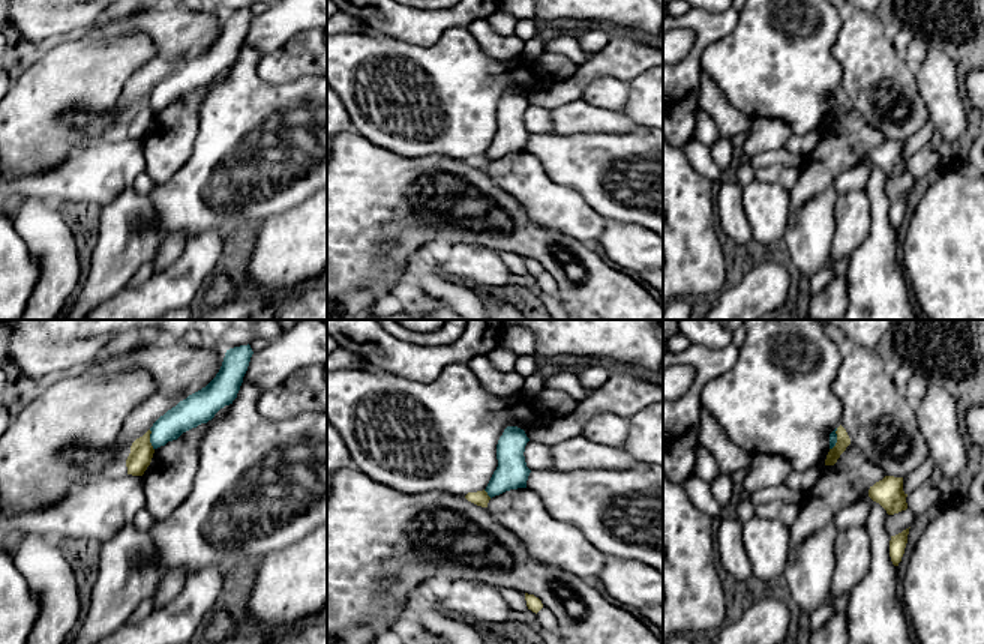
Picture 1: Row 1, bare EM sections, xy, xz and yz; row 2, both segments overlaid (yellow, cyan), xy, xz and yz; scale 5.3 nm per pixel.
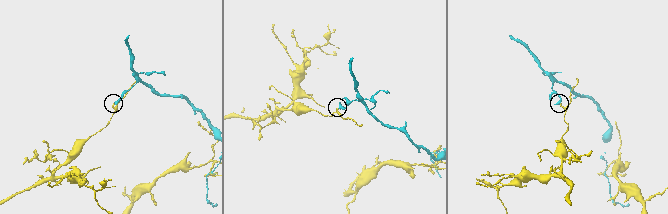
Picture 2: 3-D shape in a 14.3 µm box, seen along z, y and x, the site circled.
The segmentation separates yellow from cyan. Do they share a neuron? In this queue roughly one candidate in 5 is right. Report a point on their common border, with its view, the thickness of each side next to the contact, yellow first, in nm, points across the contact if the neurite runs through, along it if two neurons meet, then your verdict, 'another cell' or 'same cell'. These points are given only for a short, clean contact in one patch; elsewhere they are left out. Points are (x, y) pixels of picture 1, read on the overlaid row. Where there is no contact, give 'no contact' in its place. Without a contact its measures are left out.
meets yellow in xy at (149, 440); 130 nm thick on the yellow side, 160 nm on the other; border along xy (149, 430), (153, 449); another cell

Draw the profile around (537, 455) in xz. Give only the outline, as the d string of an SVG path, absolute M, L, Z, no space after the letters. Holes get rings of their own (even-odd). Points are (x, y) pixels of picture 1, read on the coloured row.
M530 440L525 446L525 462L530 470L552 470L550 446Z

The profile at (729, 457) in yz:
M702 411L699 444L704 446L716 459L722 473L734 474L747 468L750 455L734 444L720 428L711 413Z

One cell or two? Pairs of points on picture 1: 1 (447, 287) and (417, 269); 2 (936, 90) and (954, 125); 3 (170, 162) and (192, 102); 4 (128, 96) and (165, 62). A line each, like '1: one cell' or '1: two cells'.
1: one cell
2: one cell
3: one cell
4: one cell

